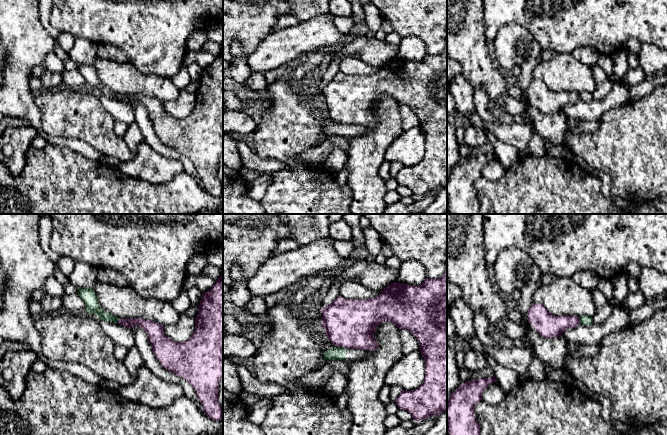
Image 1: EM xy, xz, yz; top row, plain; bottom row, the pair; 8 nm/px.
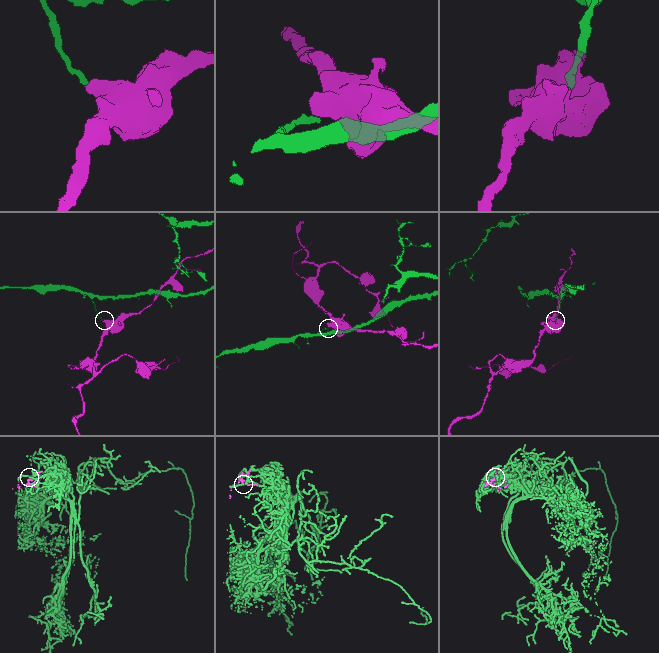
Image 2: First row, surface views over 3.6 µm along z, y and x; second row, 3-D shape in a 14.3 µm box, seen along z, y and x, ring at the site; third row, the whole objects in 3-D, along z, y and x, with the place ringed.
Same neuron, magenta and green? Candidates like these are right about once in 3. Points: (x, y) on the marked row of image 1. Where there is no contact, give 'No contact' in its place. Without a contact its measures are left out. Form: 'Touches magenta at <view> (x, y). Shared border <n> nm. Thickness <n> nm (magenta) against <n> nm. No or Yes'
Touches magenta at xz (340, 346). Shared border 90 nm. Thickness 400 nm (magenta) against 110 nm. No

